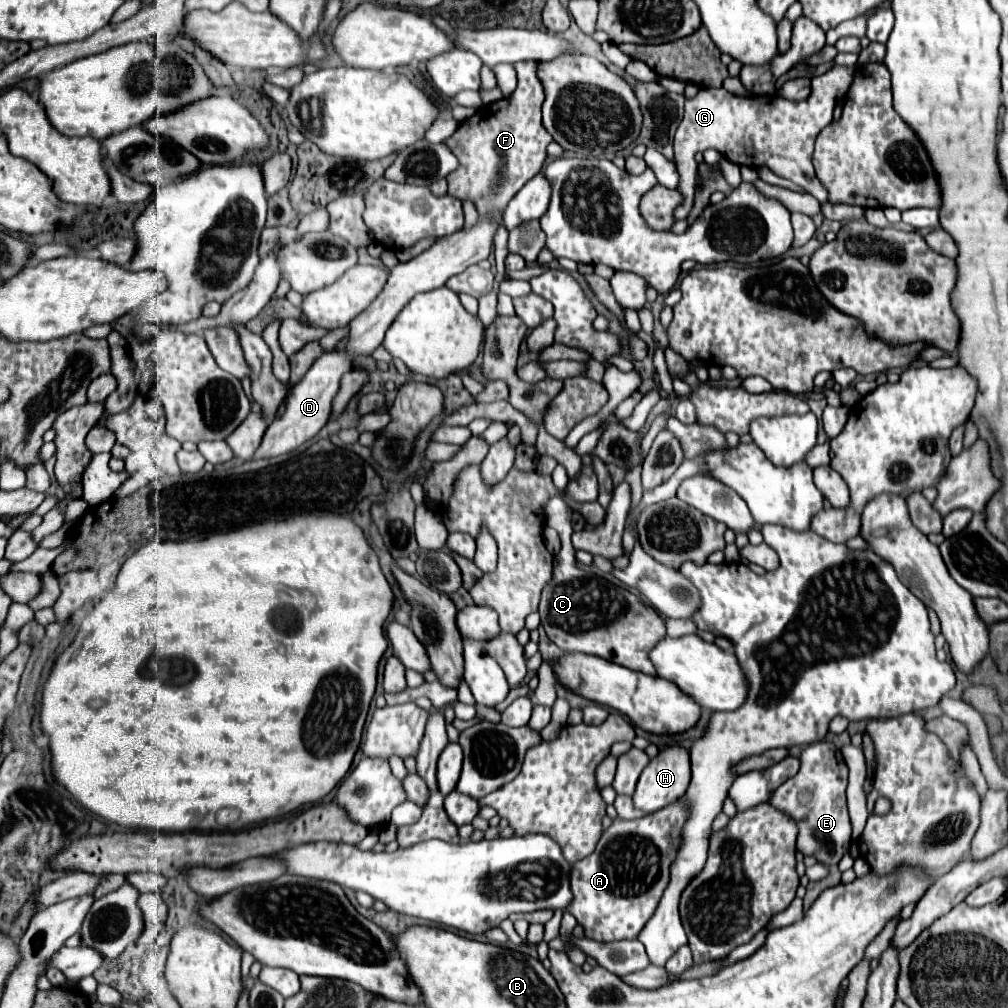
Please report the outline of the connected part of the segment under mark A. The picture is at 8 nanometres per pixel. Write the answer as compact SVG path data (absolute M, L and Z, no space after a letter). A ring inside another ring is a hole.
M686 799L646 815L642 819L614 819L596 845L596 851L570 871L572 903L566 909L584 929L584 937L594 941L636 939L652 917L670 879L670 865L680 847L680 833L686 823Z

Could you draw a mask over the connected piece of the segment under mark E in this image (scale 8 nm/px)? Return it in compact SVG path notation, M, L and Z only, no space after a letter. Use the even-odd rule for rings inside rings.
M818 741L820 745L808 745L800 755L800 771L784 785L780 785L770 805L780 811L786 811L794 821L798 821L798 841L796 847L804 855L814 855L819 862L831 866L837 865L850 849L850 817L846 807L846 785L848 785L848 767L836 745L830 741Z

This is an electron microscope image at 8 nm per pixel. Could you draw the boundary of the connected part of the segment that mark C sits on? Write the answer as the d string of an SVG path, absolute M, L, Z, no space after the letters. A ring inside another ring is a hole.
M550 499L548 501L546 519L548 519L548 525L554 527L558 531L560 539L562 539L562 549L556 555L556 561L554 561L552 579L542 589L542 599L540 599L540 617L542 617L542 627L548 635L548 639L554 645L558 645L562 651L578 651L578 653L596 655L596 657L602 657L606 661L618 663L622 667L628 667L628 669L634 669L634 671L640 671L640 673L646 673L646 675L656 675L656 669L650 663L648 653L666 635L664 617L658 615L658 611L654 611L654 607L650 607L646 601L632 595L628 589L618 587L618 585L610 583L608 579L600 577L596 571L590 571L590 569L576 563L574 547L570 543L570 537L572 537L572 525L570 525L572 509L562 499Z

